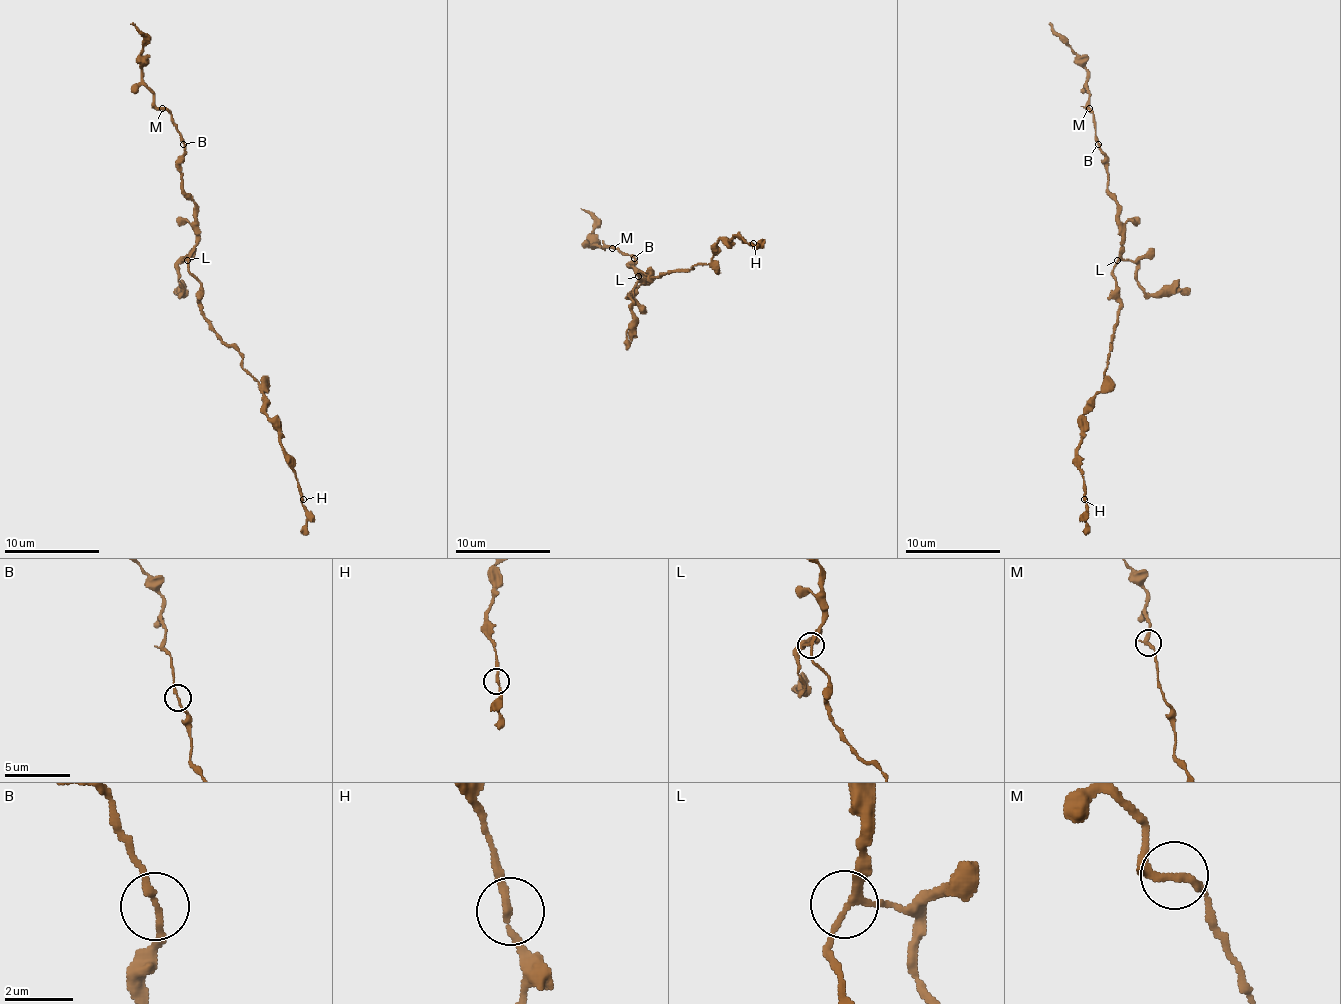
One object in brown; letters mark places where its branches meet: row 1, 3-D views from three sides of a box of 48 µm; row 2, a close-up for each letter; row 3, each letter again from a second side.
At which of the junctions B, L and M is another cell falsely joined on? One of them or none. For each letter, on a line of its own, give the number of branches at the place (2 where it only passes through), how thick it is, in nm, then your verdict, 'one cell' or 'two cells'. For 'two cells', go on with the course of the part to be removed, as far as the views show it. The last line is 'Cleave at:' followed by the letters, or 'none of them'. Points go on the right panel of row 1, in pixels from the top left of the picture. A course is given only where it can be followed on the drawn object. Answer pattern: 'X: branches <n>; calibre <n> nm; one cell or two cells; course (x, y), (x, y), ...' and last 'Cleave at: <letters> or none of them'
B: branches 2; calibre 190 nm; one cell
L: branches 3; calibre 180 nm; one cell
M: branches 3; calibre 180 nm; one cell
Cleave at: none of them

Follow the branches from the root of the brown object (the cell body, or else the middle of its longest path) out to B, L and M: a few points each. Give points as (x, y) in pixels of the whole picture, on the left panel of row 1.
B: (195, 280), (188, 270), (188, 258), (195, 244), (195, 203), (183, 189), (183, 144)
L: (195, 280), (188, 270), (188, 261)
M: (195, 280), (188, 270), (195, 244), (195, 203), (183, 189), (181, 177), (183, 139), (174, 117), (162, 108)

